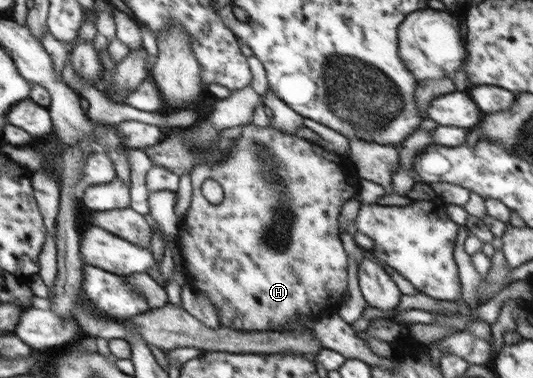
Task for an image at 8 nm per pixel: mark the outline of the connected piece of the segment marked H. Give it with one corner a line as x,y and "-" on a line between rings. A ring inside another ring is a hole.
249,123
243,125
242,136
234,139
232,147
227,151
227,156
215,164
196,164
190,171
192,184
192,203
190,209
182,217
181,228
178,235
179,248
183,253
186,263
185,280
200,293
203,293
215,307
216,317
214,325
238,331
267,332
280,329
282,323
297,321
299,318
310,316
317,318
320,309
330,305
340,305
348,297
348,254
343,248
338,226
338,217
346,201
350,201
357,193
360,178
354,165
342,155
320,146
318,143
309,142
295,134
285,134
274,126
258,127
-
206,179
214,179
220,184
224,192
224,199
219,205
209,203
201,192
200,187

